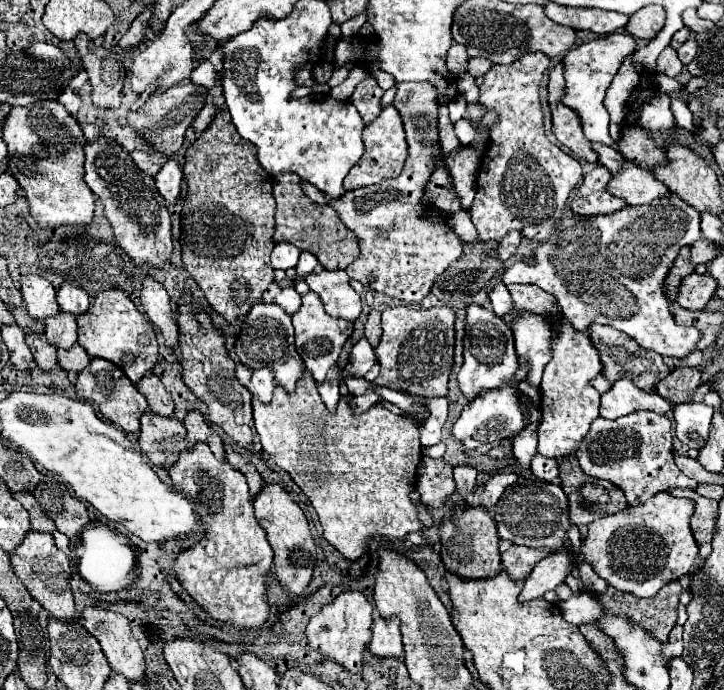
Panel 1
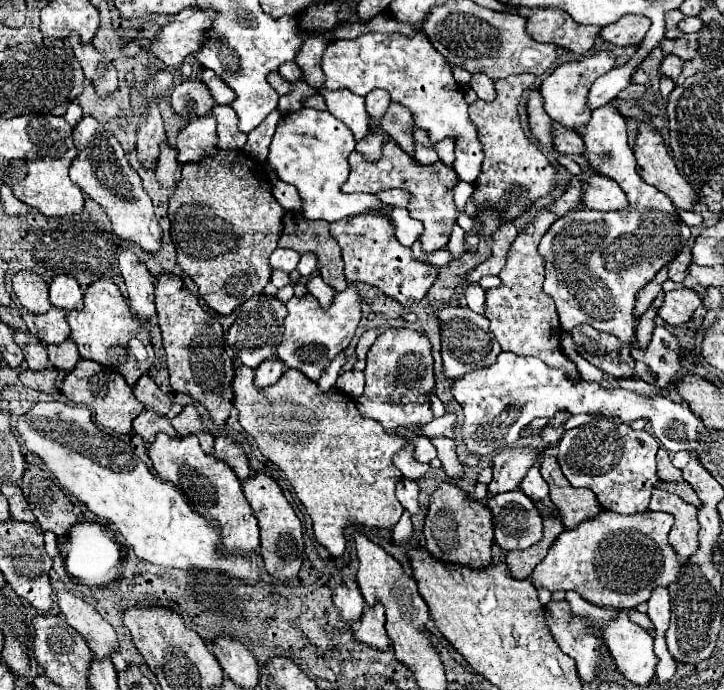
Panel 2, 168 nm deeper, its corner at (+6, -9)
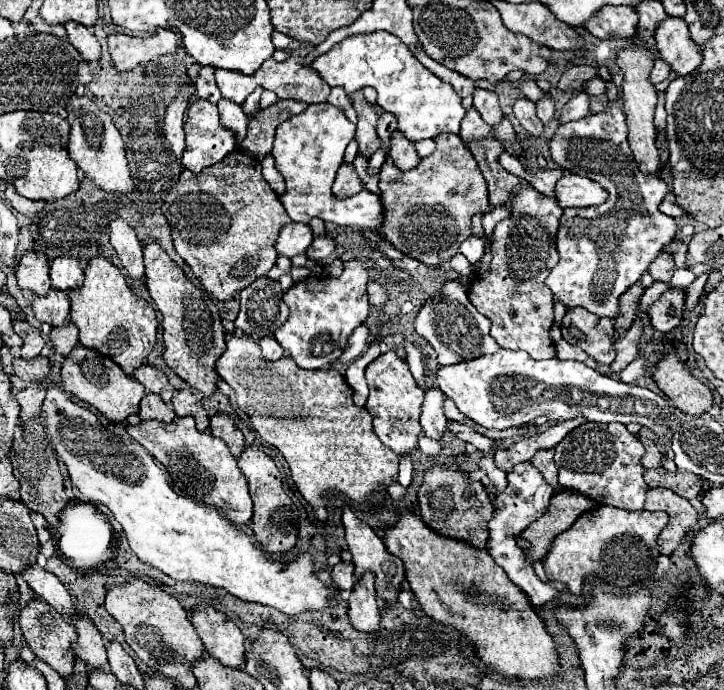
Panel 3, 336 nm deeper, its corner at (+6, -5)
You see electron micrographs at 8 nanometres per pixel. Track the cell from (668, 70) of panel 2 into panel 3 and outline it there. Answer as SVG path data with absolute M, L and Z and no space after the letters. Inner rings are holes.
M658 58L658 60L654 62L654 70L652 70L652 74L650 74L650 78L652 78L652 84L658 84L658 82L662 82L664 78L668 78L668 74L670 74L670 64L668 64L666 60Z

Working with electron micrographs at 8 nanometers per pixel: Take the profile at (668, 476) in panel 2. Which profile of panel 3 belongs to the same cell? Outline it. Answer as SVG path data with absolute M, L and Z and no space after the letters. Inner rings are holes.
M640 438L640 440L644 440L644 448L646 448L646 454L644 454L644 458L642 458L642 464L644 464L648 470L658 470L658 468L662 468L662 458L664 458L664 454L658 450L658 446L656 446L652 440L648 440L648 438Z

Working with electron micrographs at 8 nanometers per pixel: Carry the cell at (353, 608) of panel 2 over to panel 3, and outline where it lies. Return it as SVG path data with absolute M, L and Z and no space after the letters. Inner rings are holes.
M340 562L332 568L332 582L336 588L340 588L342 592L352 592L354 588L354 566Z

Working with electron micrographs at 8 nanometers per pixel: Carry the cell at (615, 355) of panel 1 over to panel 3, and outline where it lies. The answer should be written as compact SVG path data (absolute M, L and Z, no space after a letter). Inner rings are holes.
M572 308L566 312L560 330L566 342L582 348L600 366L612 364L616 356L614 352L616 330L610 318L596 318L584 308Z

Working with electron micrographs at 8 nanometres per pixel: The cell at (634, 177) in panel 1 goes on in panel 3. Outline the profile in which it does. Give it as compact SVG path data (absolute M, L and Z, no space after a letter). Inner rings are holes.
M564 174L556 184L556 200L562 208L570 206L600 206L606 202L608 192L594 180L578 174Z

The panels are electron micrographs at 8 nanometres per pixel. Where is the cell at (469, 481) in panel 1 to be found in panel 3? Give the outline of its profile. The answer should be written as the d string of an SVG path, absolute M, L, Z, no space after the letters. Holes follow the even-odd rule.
M434 386L430 390L426 390L420 424L422 424L424 436L428 436L432 440L442 440L446 424L448 424L444 412L442 412L442 400L444 400L442 390L438 390Z

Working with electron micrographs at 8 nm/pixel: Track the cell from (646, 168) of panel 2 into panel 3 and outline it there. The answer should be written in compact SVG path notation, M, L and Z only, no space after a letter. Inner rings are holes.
M640 42L636 46L624 48L618 52L618 66L624 70L624 114L628 124L628 142L634 154L634 160L640 166L640 172L646 176L660 174L660 154L656 148L656 128L654 128L654 110L656 110L656 88L650 82L650 72L654 66L654 56L650 54L650 48L646 42Z

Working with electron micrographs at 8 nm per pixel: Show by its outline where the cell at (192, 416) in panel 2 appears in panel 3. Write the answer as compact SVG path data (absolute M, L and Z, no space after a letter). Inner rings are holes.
M188 388L174 394L172 406L174 406L174 412L176 412L178 418L192 416L196 420L196 428L200 432L208 432L208 428L210 428L210 416L206 414L202 402Z

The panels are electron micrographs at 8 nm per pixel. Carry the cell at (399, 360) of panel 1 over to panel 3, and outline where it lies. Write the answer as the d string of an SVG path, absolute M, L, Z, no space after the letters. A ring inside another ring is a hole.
M388 350L368 364L366 382L370 388L366 410L374 418L374 430L376 430L378 438L382 440L384 446L388 446L398 456L412 454L416 450L416 440L422 434L420 412L422 412L424 390L412 378L408 362L398 358L398 354L394 350Z

